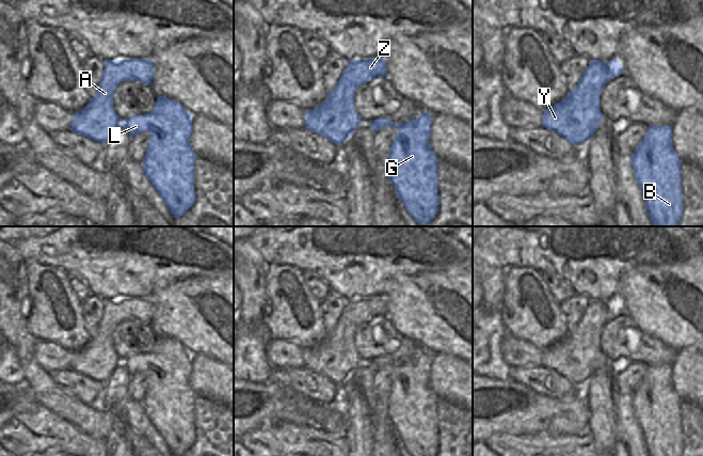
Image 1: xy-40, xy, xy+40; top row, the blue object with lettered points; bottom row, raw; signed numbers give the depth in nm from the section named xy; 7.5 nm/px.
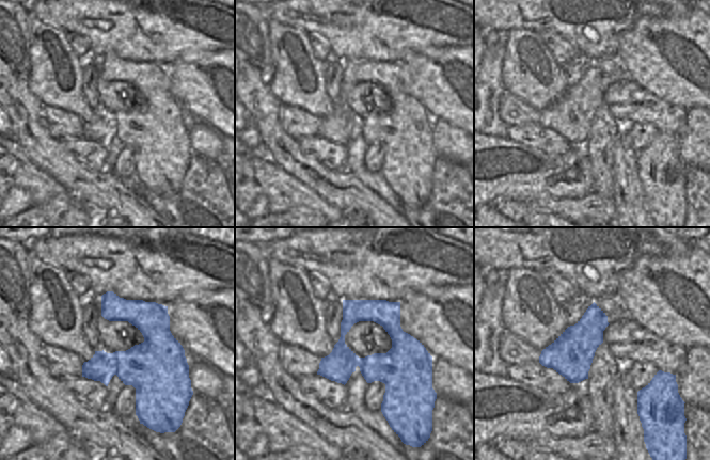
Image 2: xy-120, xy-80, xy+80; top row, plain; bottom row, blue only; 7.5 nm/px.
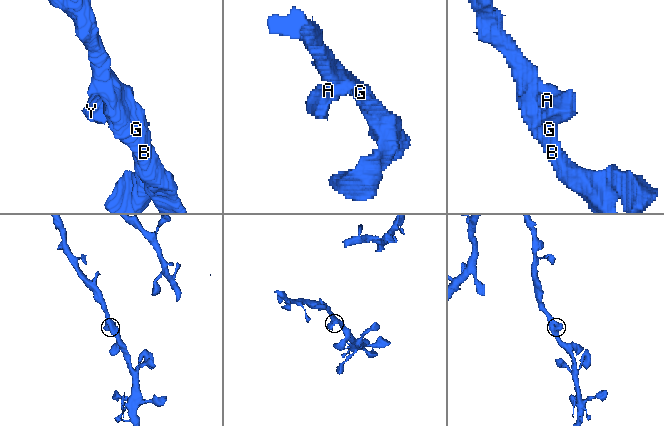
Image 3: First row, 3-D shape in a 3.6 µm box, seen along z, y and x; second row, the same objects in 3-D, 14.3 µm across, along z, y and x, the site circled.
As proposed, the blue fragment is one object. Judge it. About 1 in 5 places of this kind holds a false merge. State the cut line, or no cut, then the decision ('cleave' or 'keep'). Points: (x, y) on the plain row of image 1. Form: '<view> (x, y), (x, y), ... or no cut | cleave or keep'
no cut | keep

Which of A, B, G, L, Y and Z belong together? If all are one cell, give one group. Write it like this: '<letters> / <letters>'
A B G L Y Z

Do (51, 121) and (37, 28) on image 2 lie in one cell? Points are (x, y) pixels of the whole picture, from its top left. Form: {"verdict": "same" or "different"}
{"verdict": "different"}

